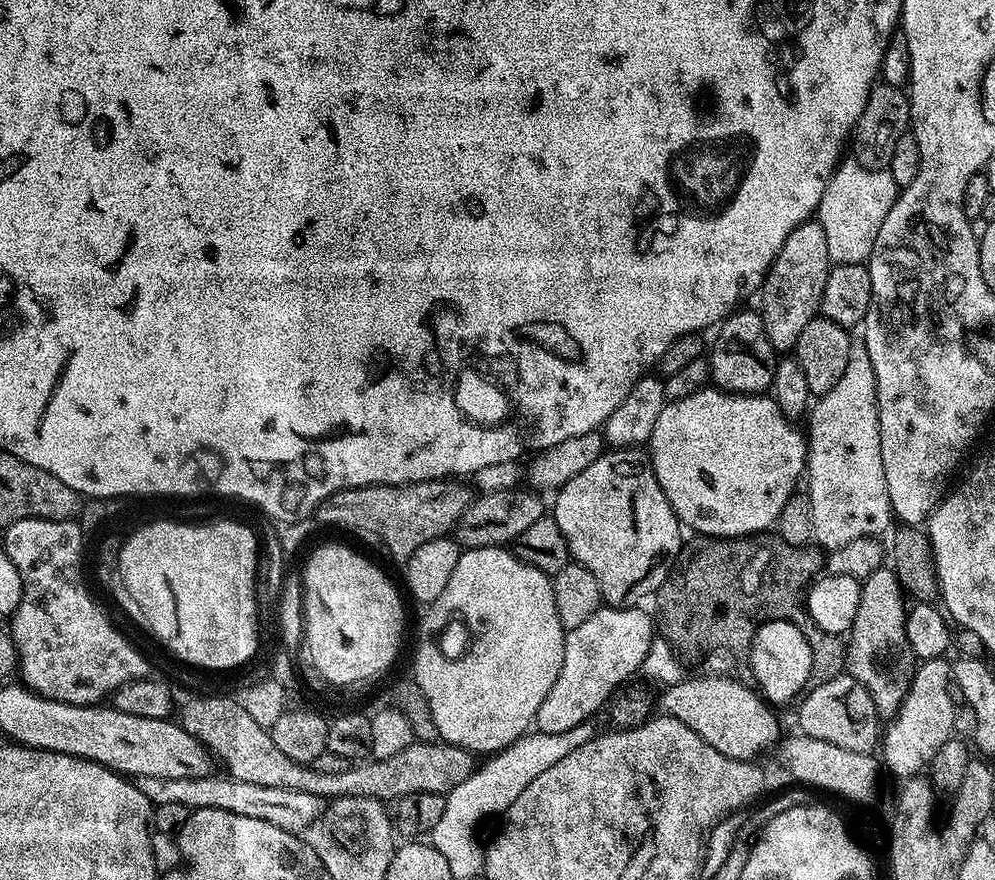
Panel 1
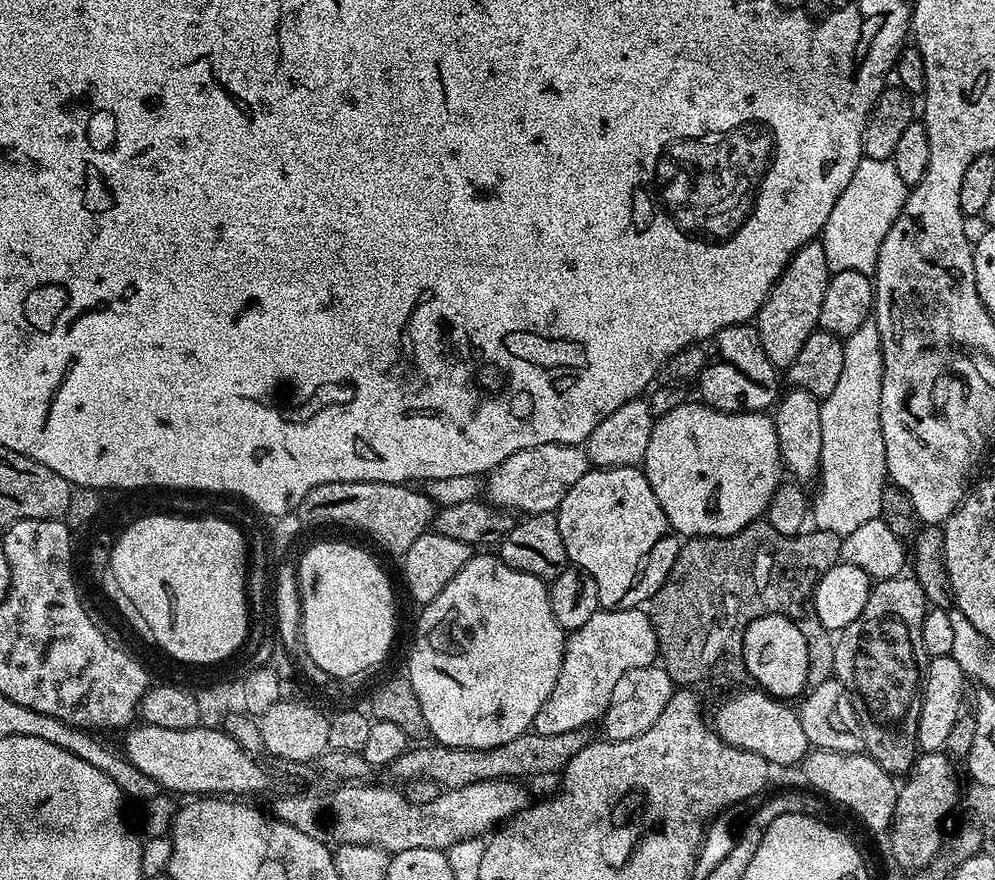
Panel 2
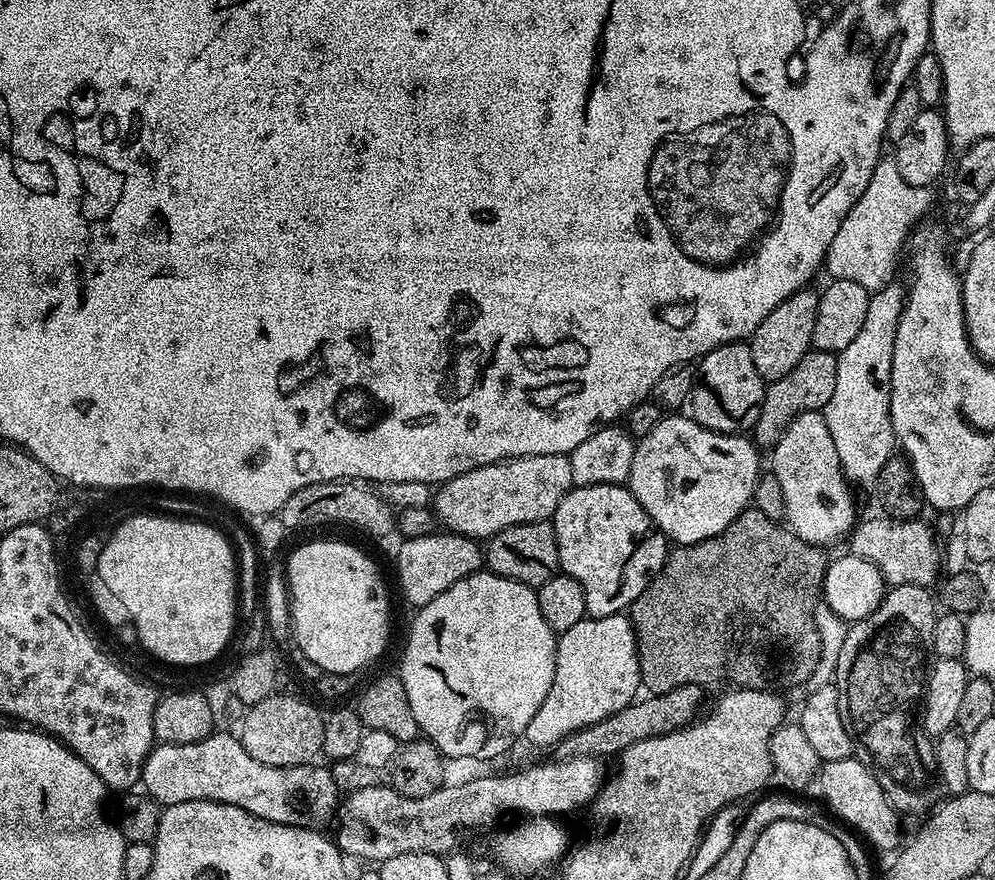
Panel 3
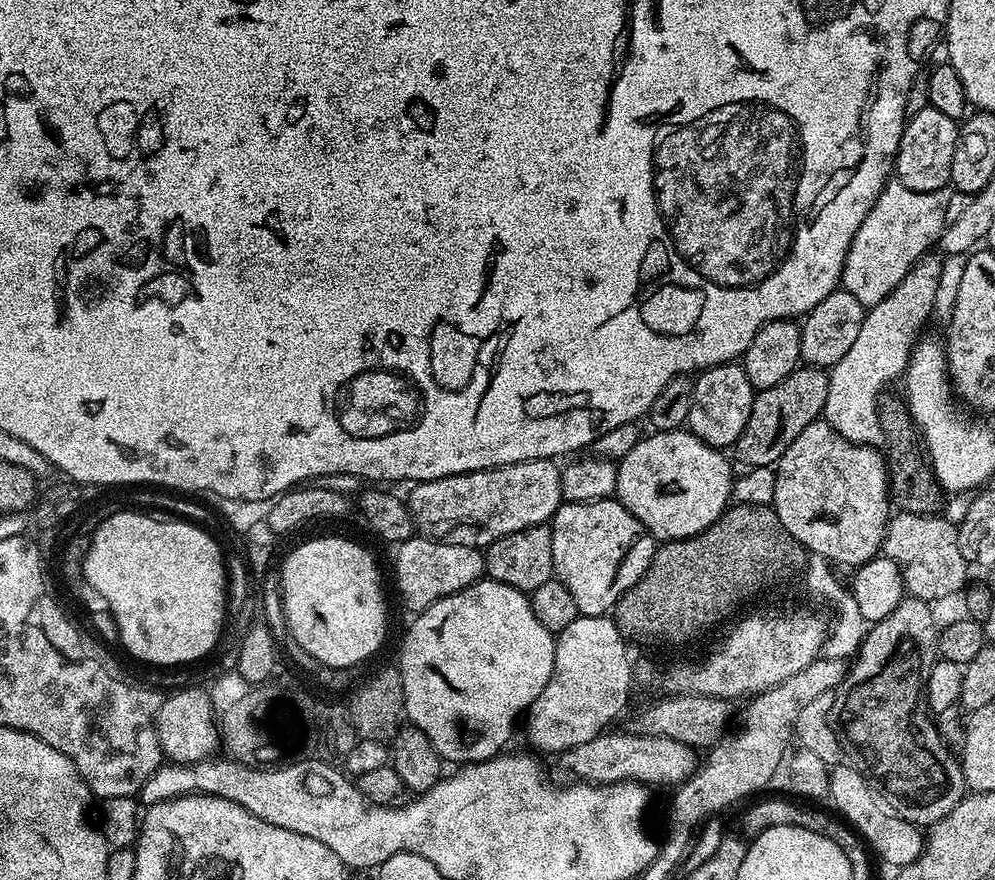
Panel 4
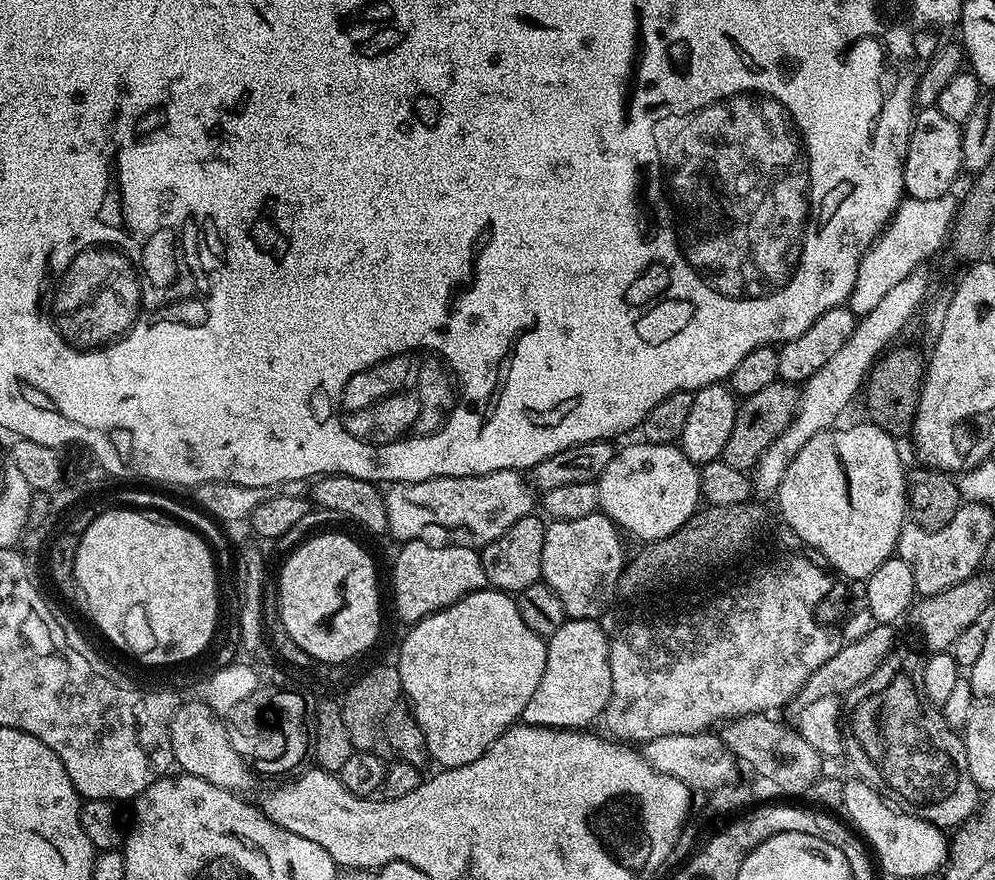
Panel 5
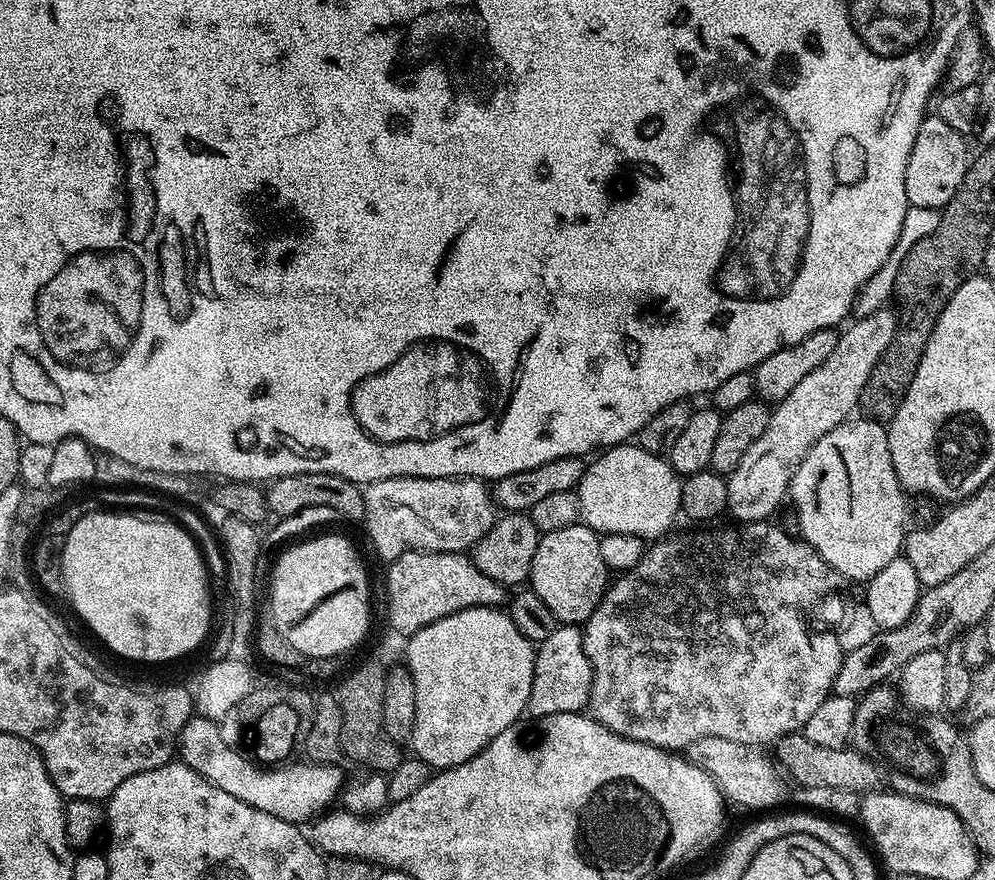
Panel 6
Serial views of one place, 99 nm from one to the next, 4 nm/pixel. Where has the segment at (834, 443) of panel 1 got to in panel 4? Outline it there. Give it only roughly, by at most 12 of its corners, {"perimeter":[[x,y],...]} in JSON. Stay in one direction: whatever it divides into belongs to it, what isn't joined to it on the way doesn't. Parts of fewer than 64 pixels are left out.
{"perimeter":[[925,254],[864,314],[828,372],[822,419],[880,446],[880,401],[932,316],[945,257]]}

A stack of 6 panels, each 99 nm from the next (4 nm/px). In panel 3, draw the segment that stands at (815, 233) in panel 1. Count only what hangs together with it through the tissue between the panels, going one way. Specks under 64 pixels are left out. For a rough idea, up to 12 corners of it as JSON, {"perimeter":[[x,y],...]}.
{"perimeter":[[800,288],[750,337],[766,382],[813,347],[820,292]]}

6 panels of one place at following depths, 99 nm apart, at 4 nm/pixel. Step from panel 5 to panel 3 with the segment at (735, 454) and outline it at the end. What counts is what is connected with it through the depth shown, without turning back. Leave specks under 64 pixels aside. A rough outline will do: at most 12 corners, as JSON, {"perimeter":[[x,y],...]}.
{"perimeter":[[809,350],[764,389],[750,436],[771,450],[830,402],[837,353]]}

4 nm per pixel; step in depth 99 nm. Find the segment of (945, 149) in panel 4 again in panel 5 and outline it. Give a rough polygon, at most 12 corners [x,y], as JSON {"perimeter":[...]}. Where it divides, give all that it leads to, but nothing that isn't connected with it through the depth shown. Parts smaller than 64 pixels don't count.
{"perimeter":[[919,109],[904,192],[941,198],[963,167],[961,125]]}

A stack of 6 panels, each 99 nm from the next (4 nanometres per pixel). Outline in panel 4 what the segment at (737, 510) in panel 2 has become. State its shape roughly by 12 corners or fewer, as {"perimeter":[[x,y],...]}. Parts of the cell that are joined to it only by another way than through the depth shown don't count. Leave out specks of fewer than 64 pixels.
{"perimeter":[[684,428],[616,464],[615,499],[657,541],[729,507],[733,461]]}

